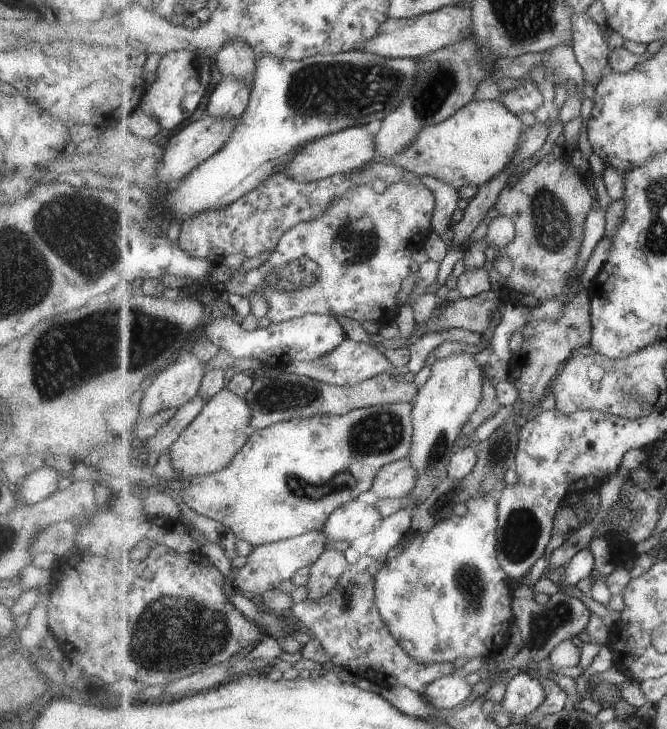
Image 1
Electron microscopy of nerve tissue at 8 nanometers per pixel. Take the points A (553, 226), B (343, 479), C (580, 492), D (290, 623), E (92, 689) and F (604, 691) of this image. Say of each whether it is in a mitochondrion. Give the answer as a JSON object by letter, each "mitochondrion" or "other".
{"A":"mitochondrion","B":"mitochondrion","C":"other","D":"other","E":"other","F":"other"}

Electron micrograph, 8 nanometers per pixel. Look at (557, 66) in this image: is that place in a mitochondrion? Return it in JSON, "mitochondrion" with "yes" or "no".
{"mitochondrion":"yes"}

